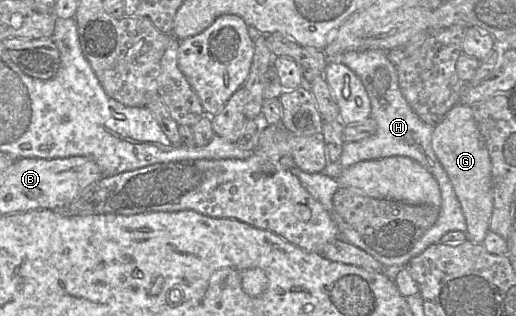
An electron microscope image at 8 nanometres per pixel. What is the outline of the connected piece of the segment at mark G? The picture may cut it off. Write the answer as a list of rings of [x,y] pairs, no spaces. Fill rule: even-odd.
[[[458,104],[434,126],[431,138],[433,151],[448,175],[466,220],[467,240],[482,243],[489,232],[493,210],[491,160],[474,119],[474,108]]]

